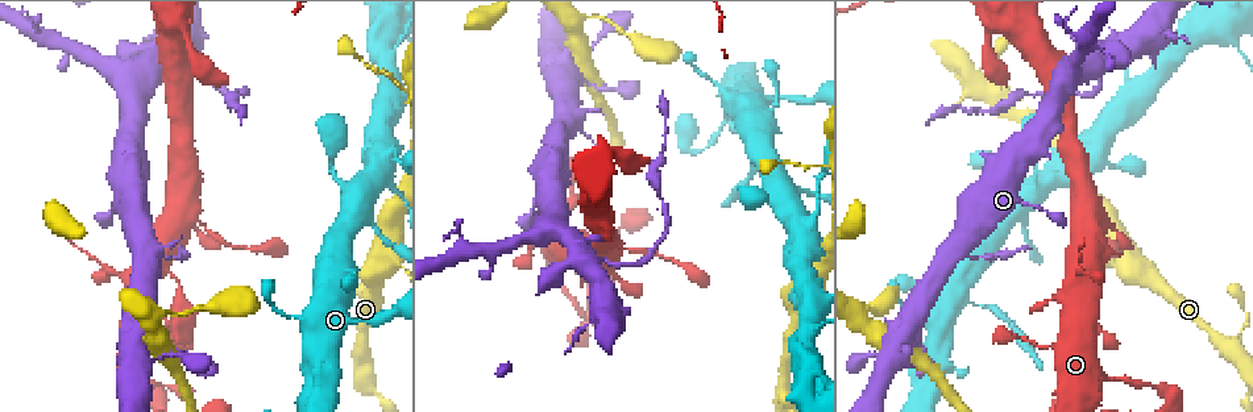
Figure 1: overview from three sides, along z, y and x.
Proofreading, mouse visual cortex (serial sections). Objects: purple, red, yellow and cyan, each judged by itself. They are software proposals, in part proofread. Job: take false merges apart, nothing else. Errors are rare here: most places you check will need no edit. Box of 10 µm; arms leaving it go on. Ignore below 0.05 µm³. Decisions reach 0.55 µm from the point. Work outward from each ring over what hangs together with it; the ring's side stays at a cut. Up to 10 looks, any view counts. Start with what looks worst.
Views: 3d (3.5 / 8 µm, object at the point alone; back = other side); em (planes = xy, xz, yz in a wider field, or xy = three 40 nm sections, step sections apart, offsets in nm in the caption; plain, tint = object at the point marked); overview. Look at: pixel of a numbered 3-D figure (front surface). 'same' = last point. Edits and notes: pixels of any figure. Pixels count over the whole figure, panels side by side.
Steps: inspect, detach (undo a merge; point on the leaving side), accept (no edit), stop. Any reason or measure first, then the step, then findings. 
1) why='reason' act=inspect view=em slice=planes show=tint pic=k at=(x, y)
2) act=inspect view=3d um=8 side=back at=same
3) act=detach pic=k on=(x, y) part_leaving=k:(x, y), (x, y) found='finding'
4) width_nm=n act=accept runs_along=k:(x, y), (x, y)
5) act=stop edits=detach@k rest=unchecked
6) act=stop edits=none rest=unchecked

why='thin neck' act=inspect view=3d um=3.5 pic=1 at=(1099, 83)

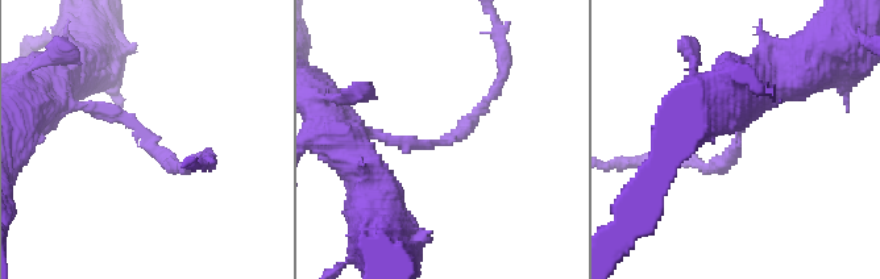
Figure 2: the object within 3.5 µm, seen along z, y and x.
arm_widths_nm=150,150 why='now the EM' act=inspect view=em slice=xy step=1 show=tint pic=2 at=(141, 136)

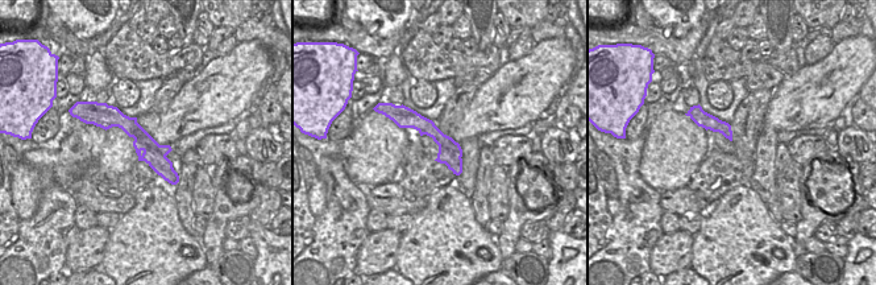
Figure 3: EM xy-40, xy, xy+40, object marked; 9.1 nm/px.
act=detach pic=2 on=(481, 108) part_leaving=2:(459, 134), (499, 84), (503, 44) found='a second cell is stuck on'

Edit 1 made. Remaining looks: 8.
act=inspect view=overview

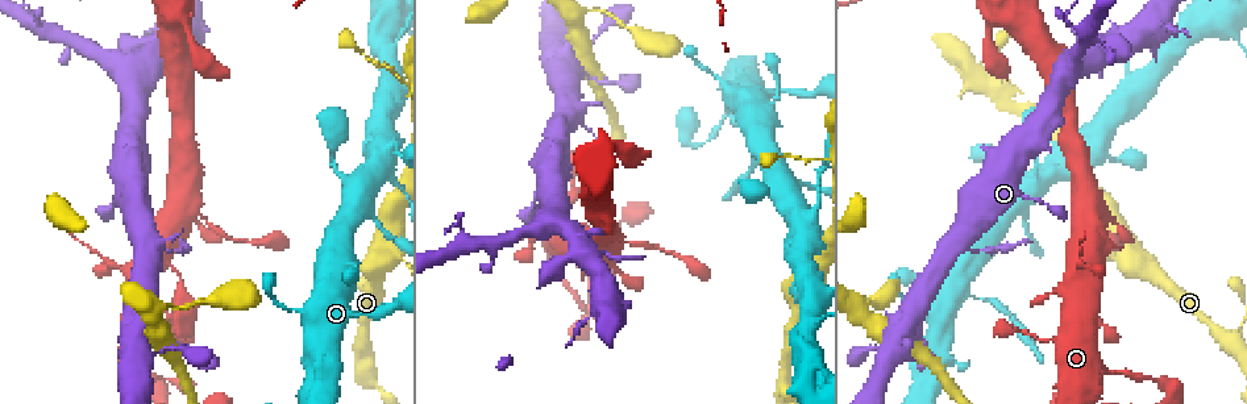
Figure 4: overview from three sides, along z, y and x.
why='narrows sharply' act=inspect view=3d um=3.5 pic=4 at=(811, 159)

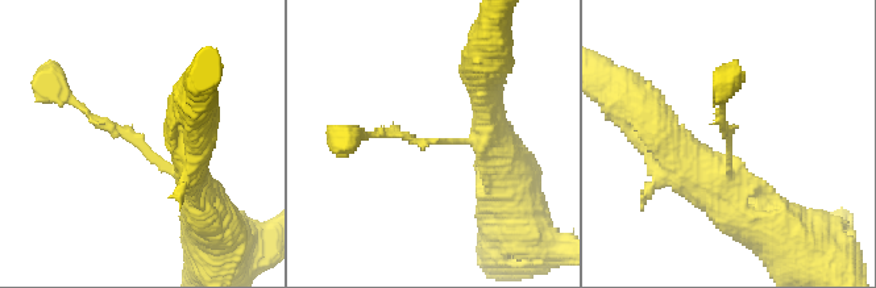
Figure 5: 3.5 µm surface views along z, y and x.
why='shape alone is not enough' act=inspect view=em slice=planes show=tint pic=5 at=(136, 135)

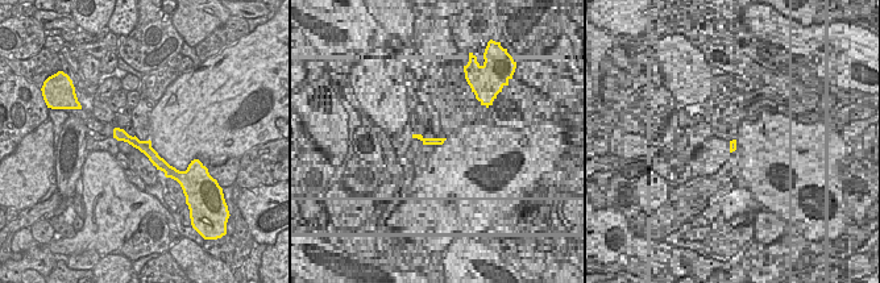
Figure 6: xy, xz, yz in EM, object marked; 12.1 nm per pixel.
act=accept runs_along=6:(116, 132), (141, 145), (169, 173) found='all the same cell'

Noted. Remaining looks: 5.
why='a narrow waist' act=inspect view=3d um=3.5 side=back pic=4 at=(193, 211)

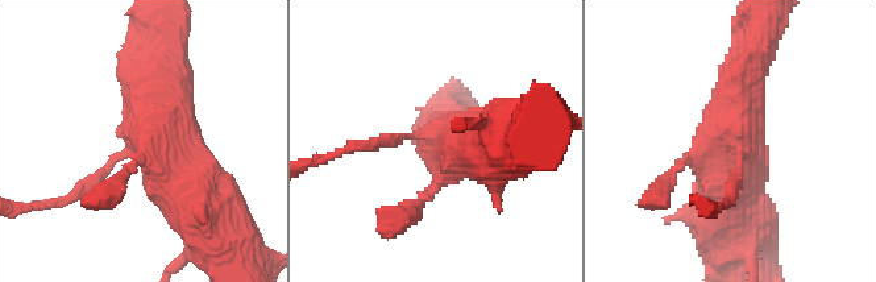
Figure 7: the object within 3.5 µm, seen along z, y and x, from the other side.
act=inspect view=em slice=xy step=1 show=tint pic=7 at=(432, 138)

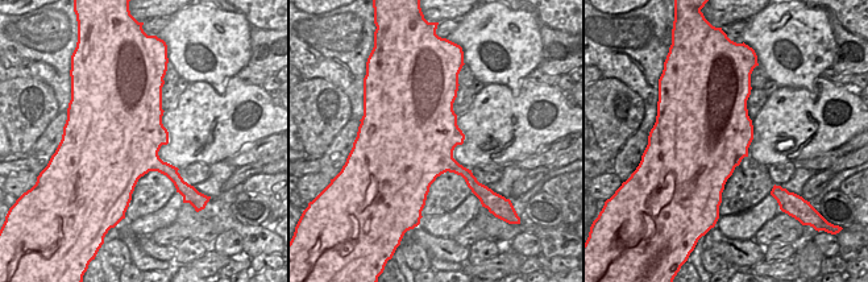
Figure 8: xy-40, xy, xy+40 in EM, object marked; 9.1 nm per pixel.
act=accept found='continuous, no second cell'

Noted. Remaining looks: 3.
why='abrupt turn' act=inspect view=3d um=3.5 side=back pic=4 at=(348, 263)

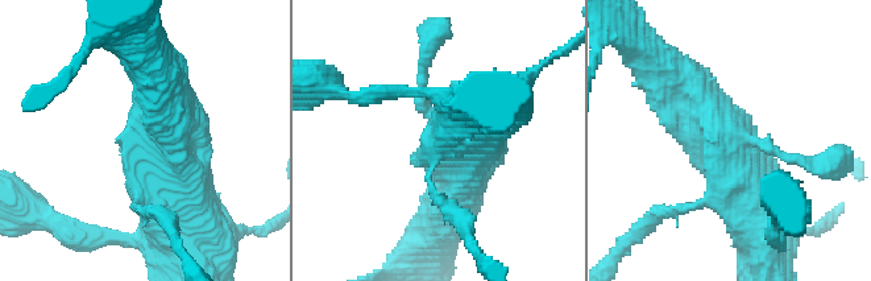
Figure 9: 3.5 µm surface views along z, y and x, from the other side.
act=inspect view=em slice=planes show=tint pic=9 at=(751, 138)

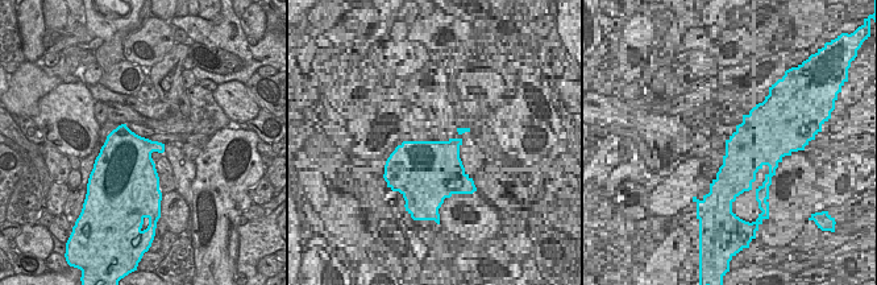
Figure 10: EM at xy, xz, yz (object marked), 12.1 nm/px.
act=inspect view=em slice=xy step=3 show=tint at=same

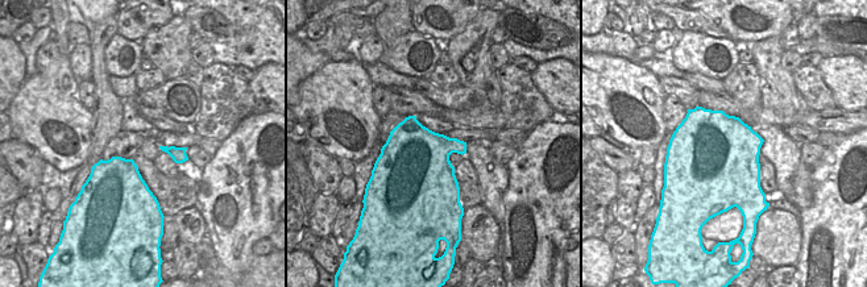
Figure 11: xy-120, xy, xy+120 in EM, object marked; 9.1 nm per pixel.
width_nm=650 act=accept runs_along=9:(478, 123), (471, 147), (422, 106), (430, 49) found='continuous, no second cell'

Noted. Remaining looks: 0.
act=stop edits=detach@2 rest=unchecked

